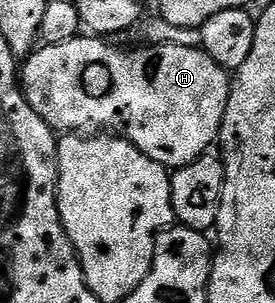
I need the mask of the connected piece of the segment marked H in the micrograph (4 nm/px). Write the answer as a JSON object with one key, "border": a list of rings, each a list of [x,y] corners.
{"border":[[[81,35],[70,39],[66,43],[44,45],[29,53],[22,65],[22,88],[24,97],[30,103],[30,107],[34,107],[34,111],[38,111],[38,115],[42,115],[42,119],[51,129],[64,135],[72,135],[77,131],[103,131],[108,135],[125,137],[134,147],[138,147],[138,151],[142,151],[142,155],[154,159],[154,163],[164,166],[169,171],[186,167],[190,163],[194,163],[194,159],[205,156],[211,150],[208,148],[217,144],[220,128],[226,115],[226,103],[230,99],[230,91],[232,90],[232,77],[229,70],[223,69],[218,63],[214,63],[214,59],[210,59],[207,51],[195,44],[149,44],[147,47],[140,47],[144,49],[132,50],[119,49],[118,46],[112,44],[116,43],[109,43],[107,40],[95,35]]]}

